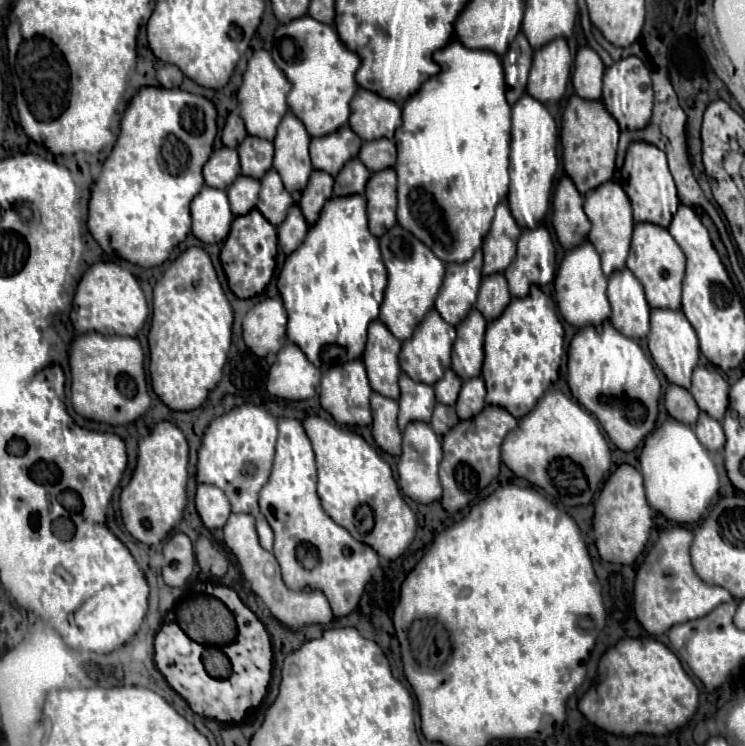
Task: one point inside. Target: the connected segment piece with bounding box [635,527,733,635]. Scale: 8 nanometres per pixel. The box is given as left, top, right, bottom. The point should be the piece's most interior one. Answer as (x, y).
(667, 591)

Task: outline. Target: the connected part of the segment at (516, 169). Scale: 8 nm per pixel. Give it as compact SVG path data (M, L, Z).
M523 95L513 105L513 127L511 127L511 183L509 183L509 207L513 217L521 227L533 229L549 209L549 195L553 187L553 177L557 171L557 125L547 107Z

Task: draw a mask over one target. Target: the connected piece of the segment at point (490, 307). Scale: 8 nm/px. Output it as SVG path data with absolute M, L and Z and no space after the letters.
M503 273L483 277L475 307L481 311L481 315L485 315L487 321L497 319L509 301L511 301L511 295L509 295Z

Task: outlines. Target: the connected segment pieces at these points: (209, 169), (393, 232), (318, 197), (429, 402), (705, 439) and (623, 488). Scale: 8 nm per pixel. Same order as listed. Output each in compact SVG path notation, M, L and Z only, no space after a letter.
M221 147L221 149L215 149L213 155L209 157L209 163L205 163L203 179L209 187L227 189L237 179L239 171L241 167L239 167L237 149Z
M393 225L383 237L379 237L379 245L383 263L387 267L387 287L379 319L389 327L389 331L393 331L393 335L397 335L397 339L405 341L413 335L415 325L433 307L445 277L445 267L443 261L439 261L427 245L423 245L413 233L405 231L401 225Z
M313 171L309 177L309 183L299 199L299 207L309 225L313 225L317 221L319 211L323 209L325 201L331 195L333 195L333 177L325 175L325 171Z
M401 373L399 387L401 387L401 397L399 397L399 427L401 427L401 431L411 421L429 423L433 407L435 407L433 387L427 383L421 383L421 381L413 381L405 373Z
M705 411L699 413L699 419L695 423L695 433L697 433L697 439L713 453L713 451L719 451L723 445L725 445L725 433L723 433L723 427L719 421L715 421L713 417L705 415Z
M619 465L615 473L605 481L601 495L595 503L595 515L593 515L593 531L595 531L595 545L603 561L609 563L621 563L631 565L639 557L639 553L645 549L649 541L651 531L651 507L645 499L643 479L641 473L633 465Z

